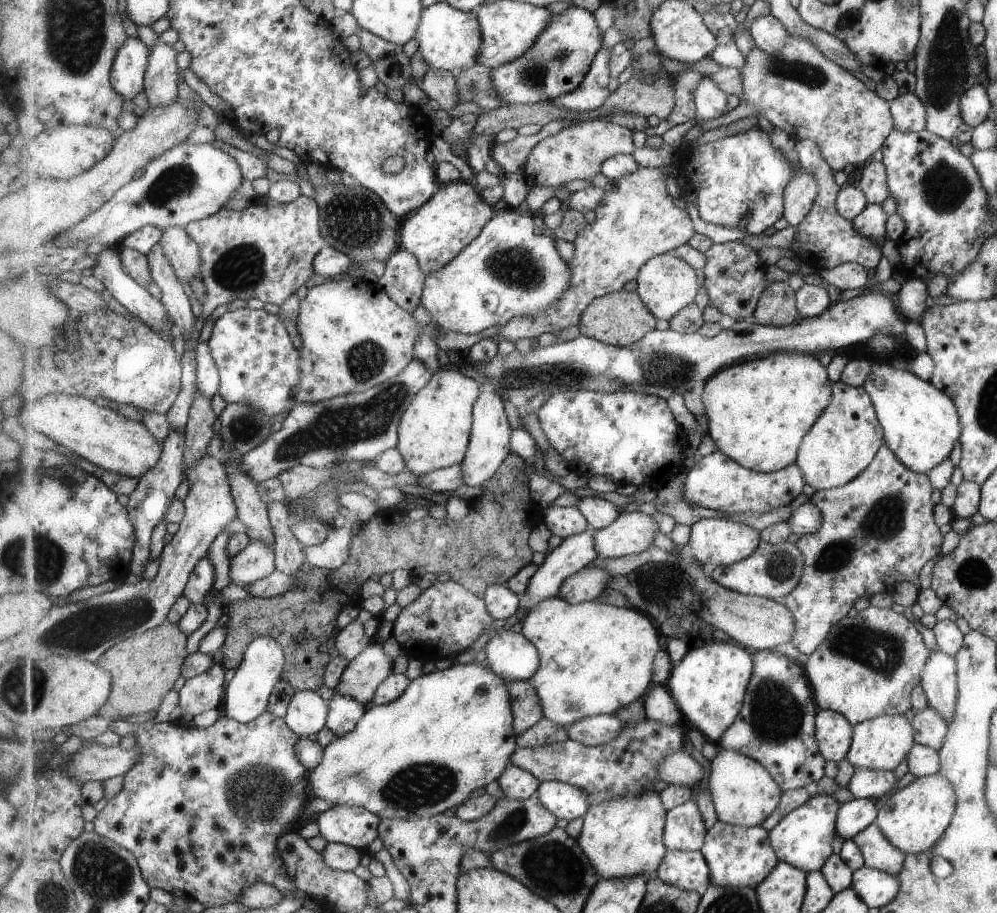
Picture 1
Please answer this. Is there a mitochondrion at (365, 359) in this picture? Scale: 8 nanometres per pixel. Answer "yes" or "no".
yes

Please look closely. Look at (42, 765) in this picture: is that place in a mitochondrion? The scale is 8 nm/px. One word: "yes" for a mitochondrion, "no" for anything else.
yes

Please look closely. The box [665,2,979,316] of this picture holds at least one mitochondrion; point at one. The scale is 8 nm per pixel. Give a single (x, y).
(946, 71)

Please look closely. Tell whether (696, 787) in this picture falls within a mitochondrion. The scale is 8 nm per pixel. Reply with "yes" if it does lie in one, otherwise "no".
no

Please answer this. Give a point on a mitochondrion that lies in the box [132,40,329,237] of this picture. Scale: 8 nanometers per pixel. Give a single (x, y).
(179, 181)

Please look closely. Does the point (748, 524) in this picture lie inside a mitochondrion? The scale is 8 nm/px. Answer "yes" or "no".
no

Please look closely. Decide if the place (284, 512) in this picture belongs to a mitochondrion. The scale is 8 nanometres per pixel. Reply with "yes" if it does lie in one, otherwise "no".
no

